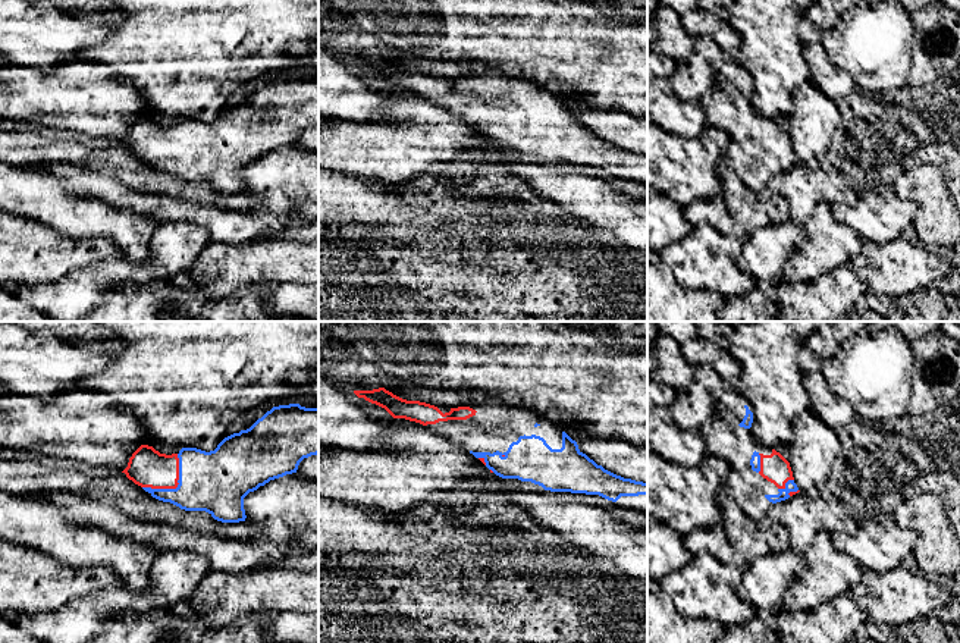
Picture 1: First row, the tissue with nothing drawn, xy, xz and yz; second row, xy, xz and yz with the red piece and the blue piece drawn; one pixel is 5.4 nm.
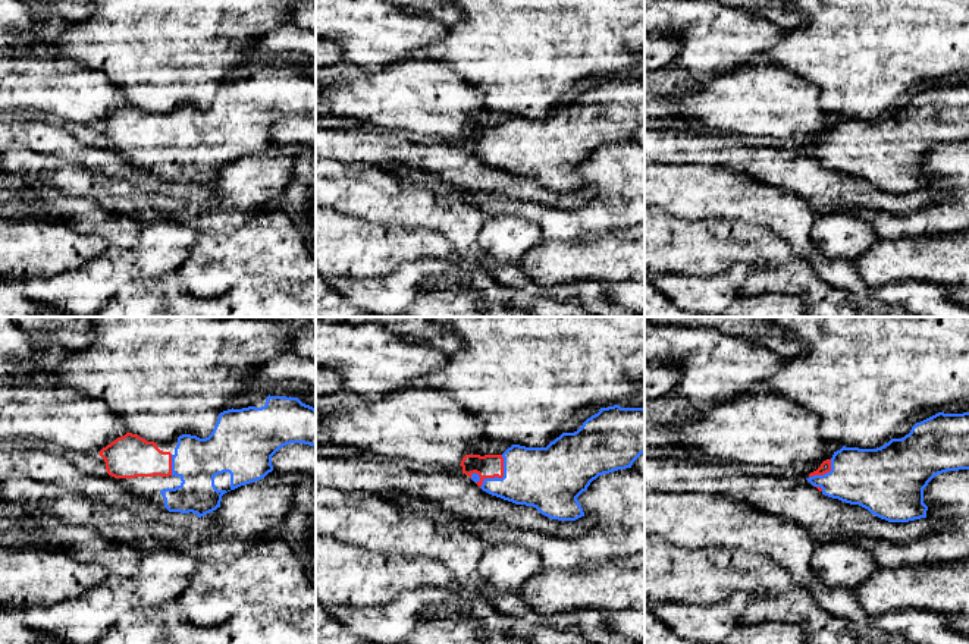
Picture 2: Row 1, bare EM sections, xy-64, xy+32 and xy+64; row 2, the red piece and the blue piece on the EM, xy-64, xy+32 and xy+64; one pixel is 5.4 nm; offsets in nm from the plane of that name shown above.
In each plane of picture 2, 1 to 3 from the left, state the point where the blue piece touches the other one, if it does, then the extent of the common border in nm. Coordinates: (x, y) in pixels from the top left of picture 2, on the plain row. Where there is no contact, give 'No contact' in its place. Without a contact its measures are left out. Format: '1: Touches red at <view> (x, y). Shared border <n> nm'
1: Touches red at xy-64 (171, 137). Shared border 110 nm
2: Touches red at xy+32 (496, 147). Shared border 220 nm
3: Touches red at xy+64 (824, 144). Shared border 160 nm

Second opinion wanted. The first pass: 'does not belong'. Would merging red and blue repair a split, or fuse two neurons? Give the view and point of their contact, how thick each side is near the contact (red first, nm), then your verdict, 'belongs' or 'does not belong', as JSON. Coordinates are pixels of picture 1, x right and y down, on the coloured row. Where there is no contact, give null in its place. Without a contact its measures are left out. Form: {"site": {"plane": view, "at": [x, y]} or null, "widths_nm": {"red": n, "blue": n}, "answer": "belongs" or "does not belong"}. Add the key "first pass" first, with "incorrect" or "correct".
{"first pass": "incorrect", "site": {"plane": "xy", "at": [175, 488]}, "widths_nm": {"red": 220, "blue": 340}, "answer": "belongs"}

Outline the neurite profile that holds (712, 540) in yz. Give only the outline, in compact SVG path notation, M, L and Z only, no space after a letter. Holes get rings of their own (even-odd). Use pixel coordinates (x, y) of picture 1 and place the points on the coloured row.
M721 526L691 530L684 534L684 543L691 556L709 553L722 564L737 565L740 568L746 567L744 559L728 542L725 530Z

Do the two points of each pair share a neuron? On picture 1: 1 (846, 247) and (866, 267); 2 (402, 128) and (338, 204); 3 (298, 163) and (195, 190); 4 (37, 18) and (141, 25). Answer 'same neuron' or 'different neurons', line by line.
1: different neurons
2: different neurons
3: different neurons
4: different neurons

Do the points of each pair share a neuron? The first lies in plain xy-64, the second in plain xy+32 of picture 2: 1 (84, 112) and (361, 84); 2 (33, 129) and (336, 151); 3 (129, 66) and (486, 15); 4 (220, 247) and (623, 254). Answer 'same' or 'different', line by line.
1: same
2: same
3: same
4: same

